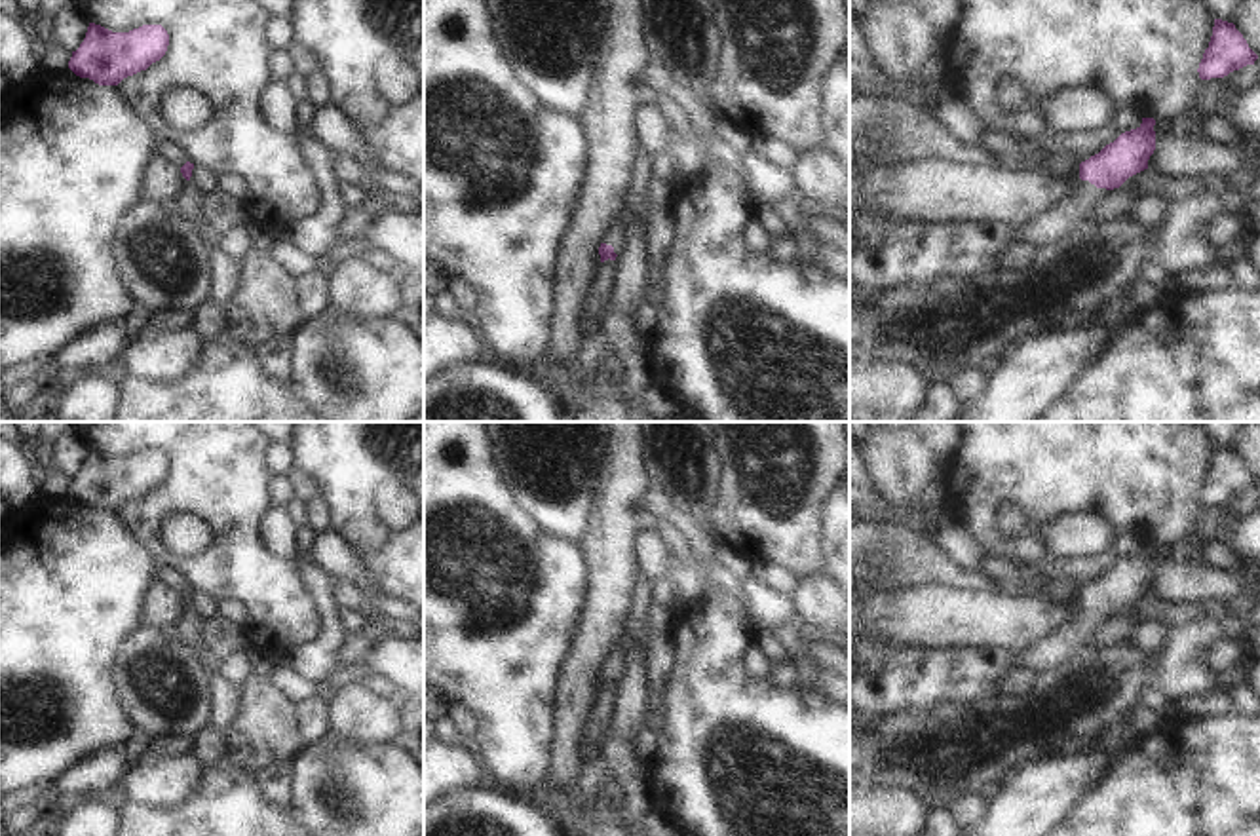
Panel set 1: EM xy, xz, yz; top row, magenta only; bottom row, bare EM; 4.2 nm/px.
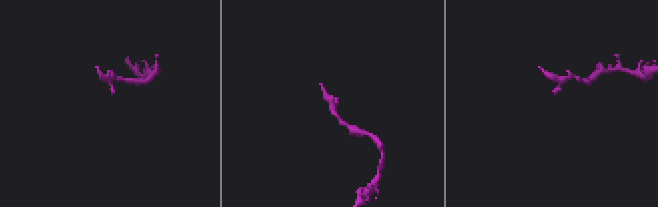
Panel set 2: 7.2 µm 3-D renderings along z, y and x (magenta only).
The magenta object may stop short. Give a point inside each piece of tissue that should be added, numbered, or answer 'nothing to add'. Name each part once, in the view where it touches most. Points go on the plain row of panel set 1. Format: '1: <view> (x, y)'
1: yz (1050, 652)

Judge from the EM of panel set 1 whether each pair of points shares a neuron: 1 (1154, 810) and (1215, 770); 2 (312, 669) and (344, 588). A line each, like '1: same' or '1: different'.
1: same
2: different

